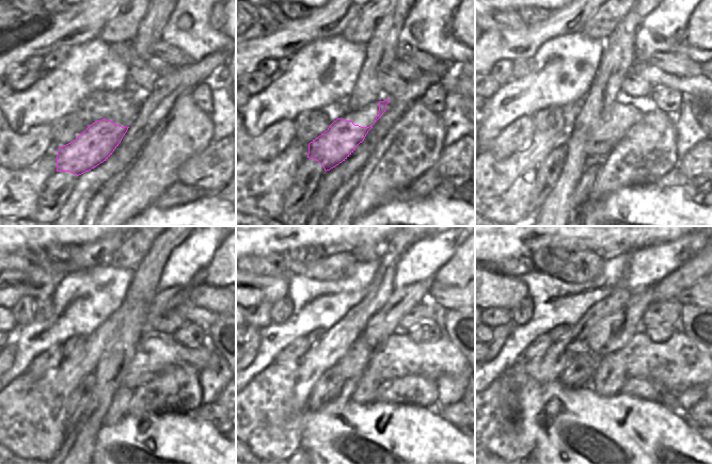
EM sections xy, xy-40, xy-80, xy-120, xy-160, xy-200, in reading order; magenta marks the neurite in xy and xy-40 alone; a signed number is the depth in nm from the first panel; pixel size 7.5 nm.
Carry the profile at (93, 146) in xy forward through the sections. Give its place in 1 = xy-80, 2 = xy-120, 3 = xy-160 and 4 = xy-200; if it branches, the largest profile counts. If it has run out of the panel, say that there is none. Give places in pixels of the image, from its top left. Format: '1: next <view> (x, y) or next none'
1: next xy-80 (584, 134)
2: next xy-120 (157, 352)
3: next xy-160 (398, 356)
4: next xy-200 (678, 364)

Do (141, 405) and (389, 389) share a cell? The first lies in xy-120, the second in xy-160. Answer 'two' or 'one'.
one

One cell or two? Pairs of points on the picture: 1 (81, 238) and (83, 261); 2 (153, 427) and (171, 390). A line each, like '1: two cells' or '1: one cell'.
1: two cells
2: two cells

